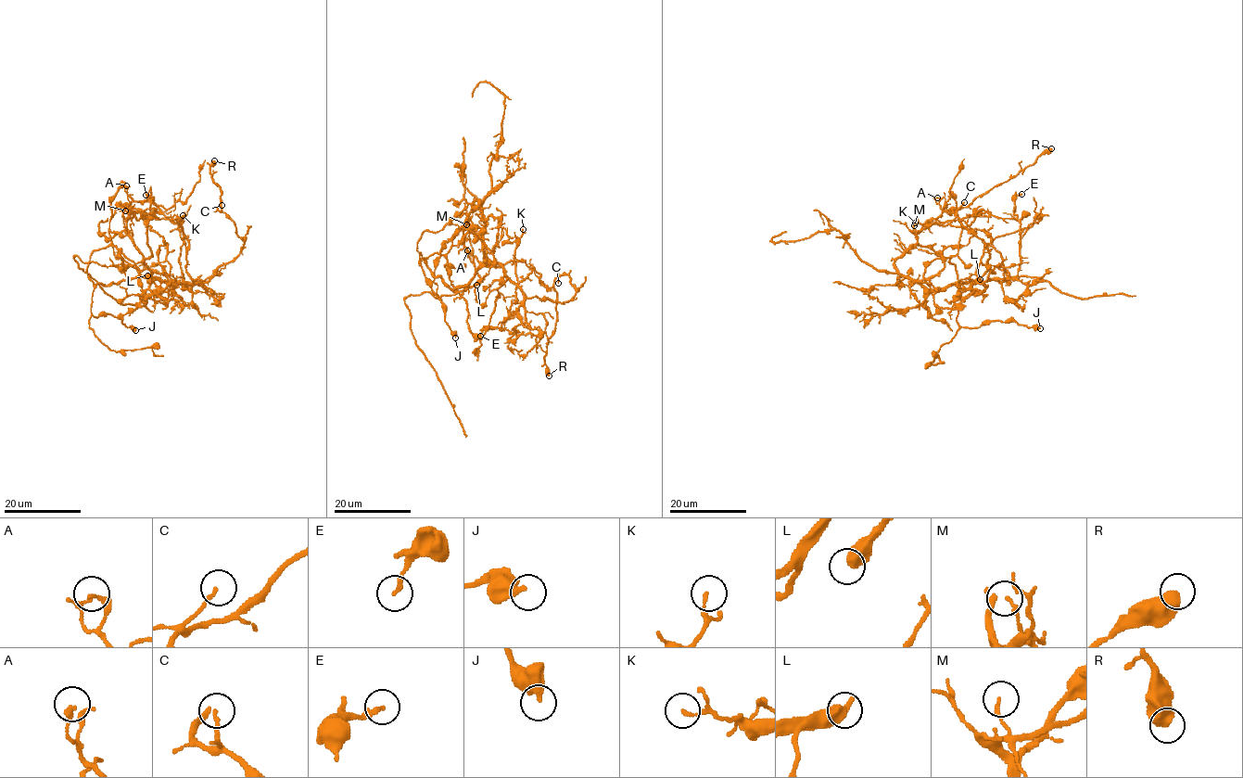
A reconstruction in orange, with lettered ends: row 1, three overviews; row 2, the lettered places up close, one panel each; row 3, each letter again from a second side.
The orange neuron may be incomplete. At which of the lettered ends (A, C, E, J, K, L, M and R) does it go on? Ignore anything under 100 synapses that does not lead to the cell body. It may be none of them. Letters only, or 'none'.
none

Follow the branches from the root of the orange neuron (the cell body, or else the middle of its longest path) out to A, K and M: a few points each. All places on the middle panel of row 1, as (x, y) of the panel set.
A: (481, 268), (485, 219), (477, 201), (473, 204), (463, 229), (464, 246), (472, 255), (467, 250)
K: (481, 268), (488, 262), (498, 264), (522, 293), (524, 302), (510, 316), (517, 283), (514, 251), (523, 229)
M: (481, 268), (485, 219), (477, 201), (473, 204), (466, 225), (469, 225), (466, 224)

